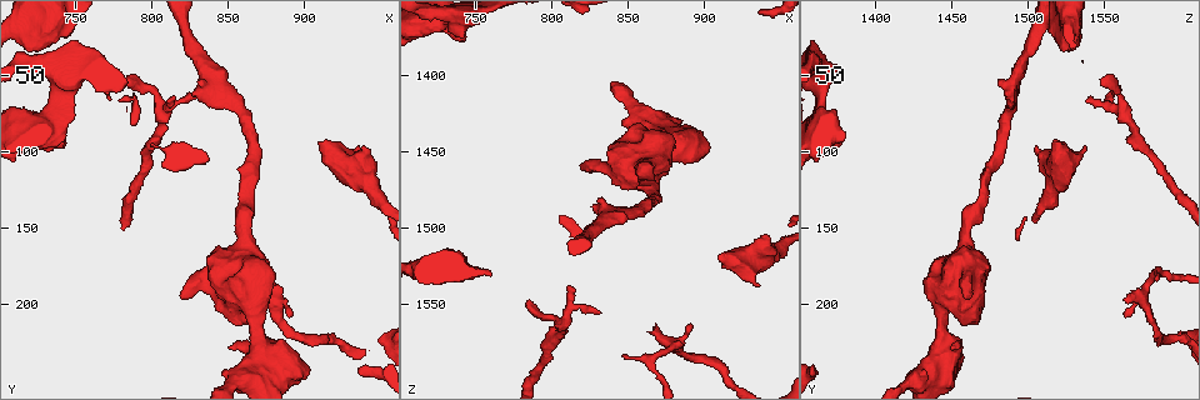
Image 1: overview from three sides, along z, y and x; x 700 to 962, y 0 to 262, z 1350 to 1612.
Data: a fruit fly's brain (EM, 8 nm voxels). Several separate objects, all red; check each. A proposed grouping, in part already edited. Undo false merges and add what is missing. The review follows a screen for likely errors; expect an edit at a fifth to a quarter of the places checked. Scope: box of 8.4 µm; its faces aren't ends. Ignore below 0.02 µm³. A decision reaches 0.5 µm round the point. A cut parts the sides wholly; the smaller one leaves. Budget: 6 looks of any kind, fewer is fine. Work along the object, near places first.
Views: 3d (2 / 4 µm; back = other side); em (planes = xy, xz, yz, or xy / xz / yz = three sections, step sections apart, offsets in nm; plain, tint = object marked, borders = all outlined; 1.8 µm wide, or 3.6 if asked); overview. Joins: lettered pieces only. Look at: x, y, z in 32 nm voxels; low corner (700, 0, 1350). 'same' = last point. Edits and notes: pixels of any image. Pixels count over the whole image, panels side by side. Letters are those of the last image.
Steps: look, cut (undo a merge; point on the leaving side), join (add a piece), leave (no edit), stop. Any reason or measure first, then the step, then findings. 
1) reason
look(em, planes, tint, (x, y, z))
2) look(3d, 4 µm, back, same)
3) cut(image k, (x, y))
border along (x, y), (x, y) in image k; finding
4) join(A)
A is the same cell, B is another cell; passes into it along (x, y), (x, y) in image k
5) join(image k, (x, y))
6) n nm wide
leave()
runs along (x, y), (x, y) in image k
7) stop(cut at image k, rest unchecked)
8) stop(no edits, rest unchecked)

stops while still wide
look(3d, 4 µm, (910, 94, 1518))

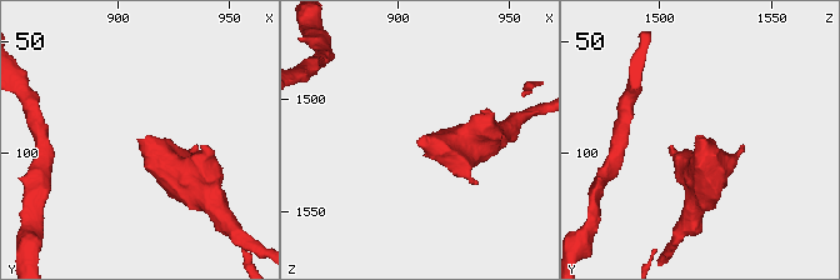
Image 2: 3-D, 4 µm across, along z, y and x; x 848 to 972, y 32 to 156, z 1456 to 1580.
now the EM
look(em, xy, step 16, borders, (909, 94, 1520))

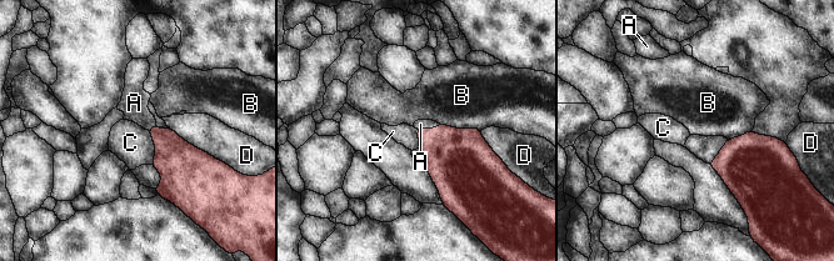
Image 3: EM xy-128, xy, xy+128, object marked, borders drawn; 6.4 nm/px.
look(em, planes, borders, same)

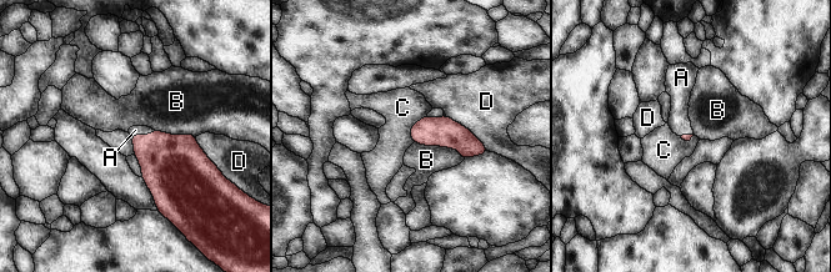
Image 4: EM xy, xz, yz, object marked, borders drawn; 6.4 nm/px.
join(A)
A is the same cell, B, C and D are other cells; passes into it along (169, 164), (143, 135), (135, 130) in image 4; it goes on there

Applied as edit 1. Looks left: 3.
free end
look(em, xy, step 8, borders, (784, 52, 1546))

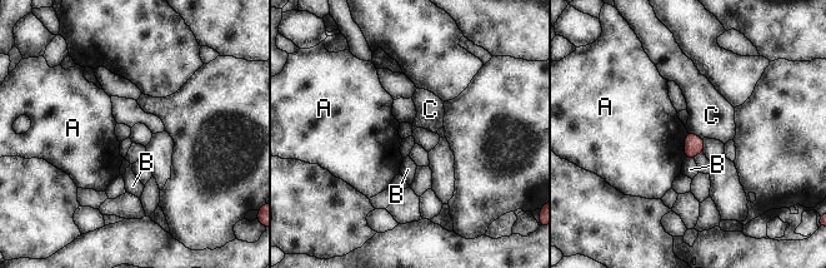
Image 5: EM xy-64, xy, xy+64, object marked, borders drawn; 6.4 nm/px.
120 nm wide; A touches over 160 nm
leave()
A, B and C are other cells; no lettered piece goes on from it

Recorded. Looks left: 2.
a fork
look(em, xy, step 8, borders, (848, 60, 1490))

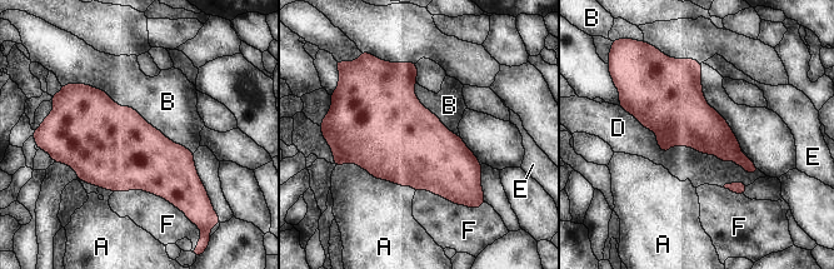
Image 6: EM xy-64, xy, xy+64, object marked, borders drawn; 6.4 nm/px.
360 nm wide
leave()
A, B, D, E and F are other cells; border along (69, 83), (104, 90), (193, 153) in image 6; all the same neuron

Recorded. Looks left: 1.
stop(join at image 4, rest unchecked)

